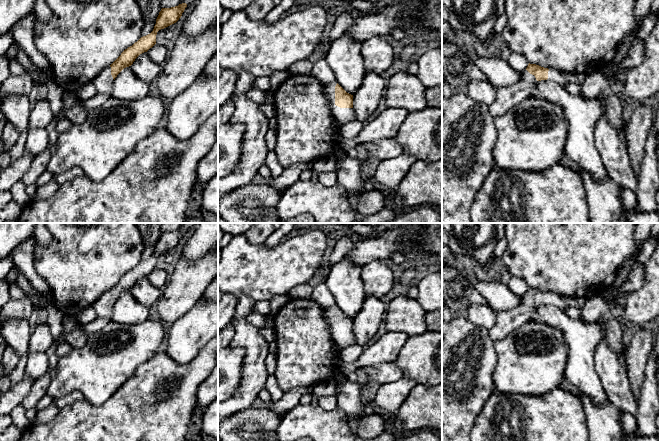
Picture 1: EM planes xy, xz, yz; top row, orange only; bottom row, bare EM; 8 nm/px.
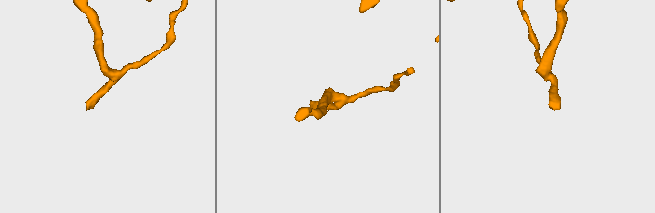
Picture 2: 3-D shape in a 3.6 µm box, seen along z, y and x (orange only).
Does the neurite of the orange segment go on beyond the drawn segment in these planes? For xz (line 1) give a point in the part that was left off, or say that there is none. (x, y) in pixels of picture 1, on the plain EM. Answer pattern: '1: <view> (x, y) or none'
1: xz (342, 340)

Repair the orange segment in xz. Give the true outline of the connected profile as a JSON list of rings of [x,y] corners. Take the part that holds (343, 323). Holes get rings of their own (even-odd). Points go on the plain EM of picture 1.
[[[336,305],[323,308],[330,327],[332,339],[337,351],[355,344],[353,319],[347,317]]]

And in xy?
[[[182,227],[171,232],[162,232],[153,255],[125,273],[110,290],[106,291],[92,304],[97,316],[111,320],[112,310],[117,299],[124,292],[131,290],[140,278],[152,272],[156,268],[157,256],[176,247],[181,242],[186,231],[187,228]]]

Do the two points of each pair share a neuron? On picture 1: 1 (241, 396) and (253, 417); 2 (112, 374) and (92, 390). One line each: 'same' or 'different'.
1: different
2: same

